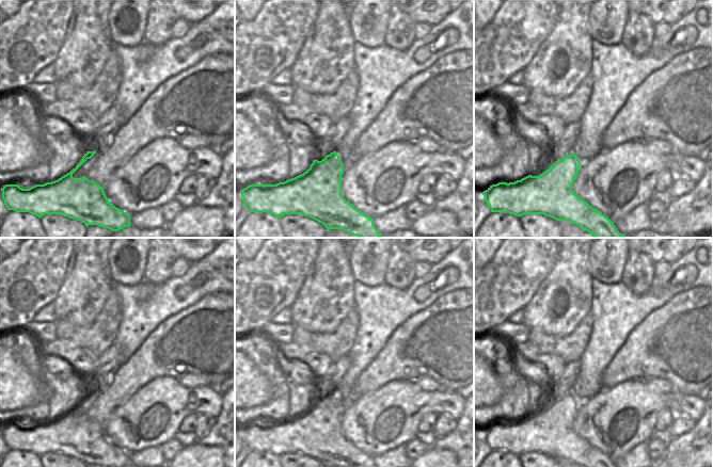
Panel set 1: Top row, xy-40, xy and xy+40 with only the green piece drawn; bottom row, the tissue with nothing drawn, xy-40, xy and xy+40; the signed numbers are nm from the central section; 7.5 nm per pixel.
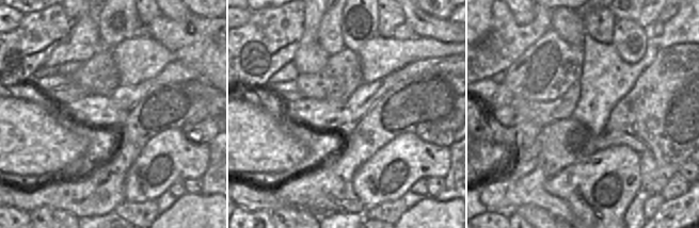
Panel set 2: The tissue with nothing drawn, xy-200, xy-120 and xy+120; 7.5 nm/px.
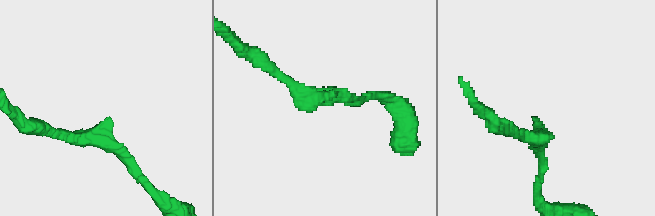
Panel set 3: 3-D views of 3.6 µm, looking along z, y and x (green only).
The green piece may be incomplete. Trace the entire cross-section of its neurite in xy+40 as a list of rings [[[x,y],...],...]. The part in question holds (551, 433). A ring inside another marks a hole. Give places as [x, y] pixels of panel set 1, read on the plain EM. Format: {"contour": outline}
{"contour": [[[574,392],[566,393],[539,415],[528,414],[514,421],[492,423],[482,434],[491,451],[507,451],[516,455],[543,453],[556,460],[569,460],[582,467],[616,467],[607,455],[592,447],[572,429],[580,405],[581,401]]]}

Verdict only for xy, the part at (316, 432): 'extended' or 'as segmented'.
as segmented

